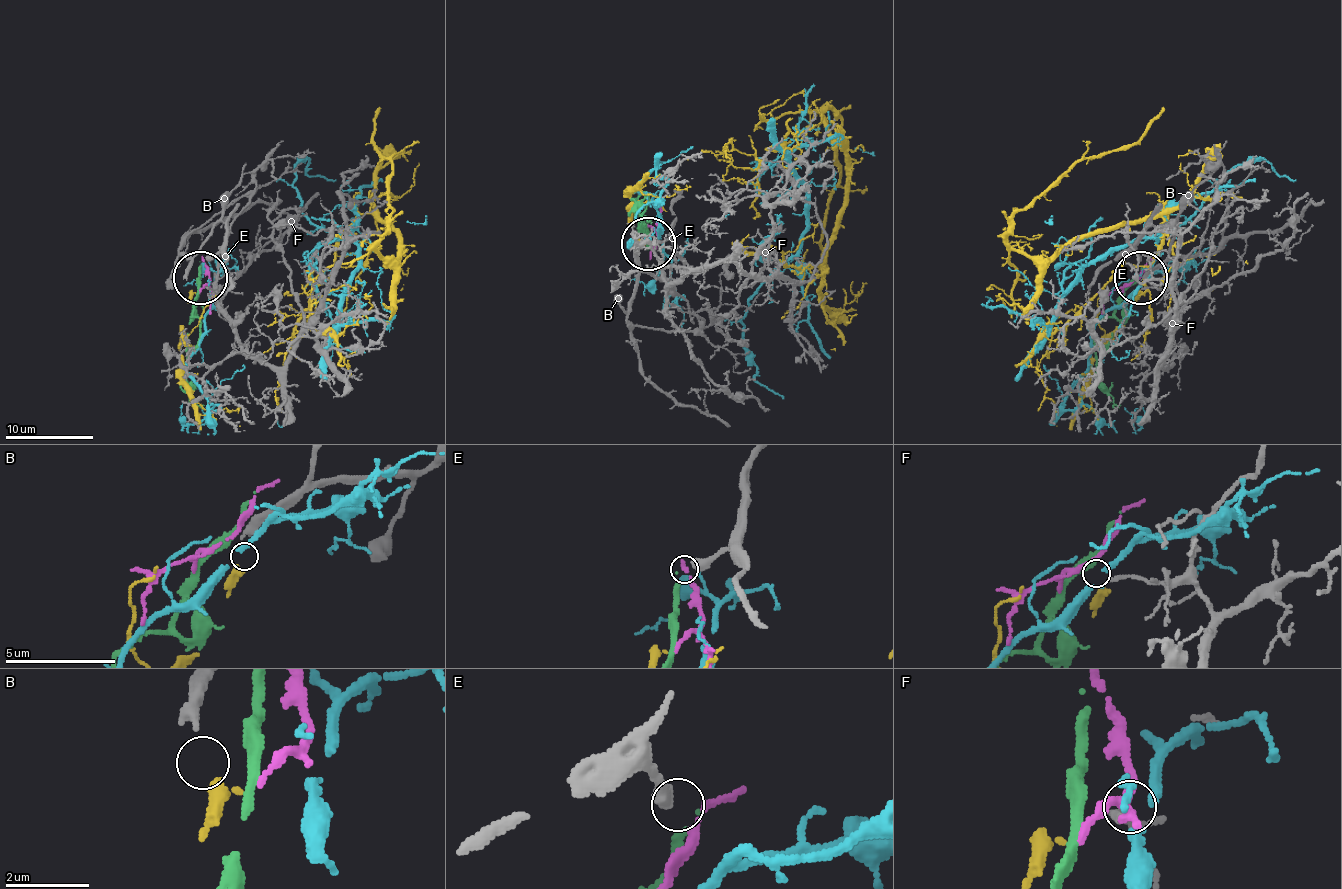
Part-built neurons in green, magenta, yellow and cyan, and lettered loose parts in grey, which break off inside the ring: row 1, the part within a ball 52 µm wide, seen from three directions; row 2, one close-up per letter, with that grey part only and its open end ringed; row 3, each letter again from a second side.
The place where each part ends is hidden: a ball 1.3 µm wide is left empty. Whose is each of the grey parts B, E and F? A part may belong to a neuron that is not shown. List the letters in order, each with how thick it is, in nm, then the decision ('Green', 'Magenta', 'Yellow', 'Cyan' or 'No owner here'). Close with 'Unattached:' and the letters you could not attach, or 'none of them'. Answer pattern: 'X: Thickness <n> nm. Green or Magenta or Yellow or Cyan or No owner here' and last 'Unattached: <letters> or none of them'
B: Thickness 280 nm. Yellow
E: Thickness 400 nm. Magenta
F: Thickness 150 nm. No owner here
Unattached: F

